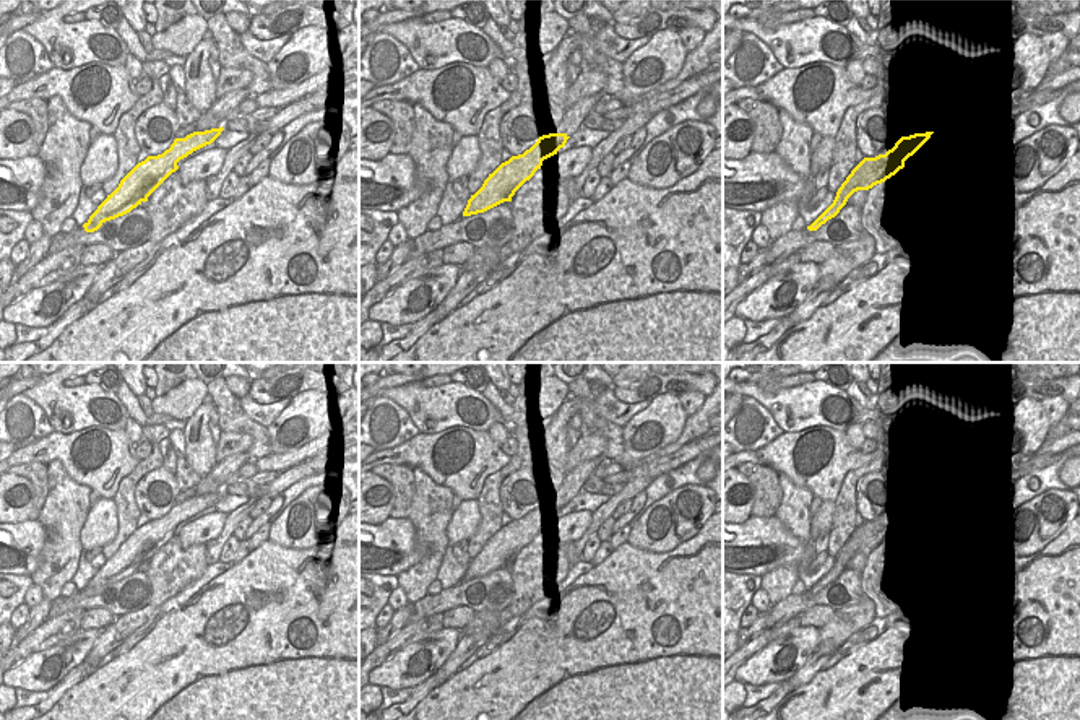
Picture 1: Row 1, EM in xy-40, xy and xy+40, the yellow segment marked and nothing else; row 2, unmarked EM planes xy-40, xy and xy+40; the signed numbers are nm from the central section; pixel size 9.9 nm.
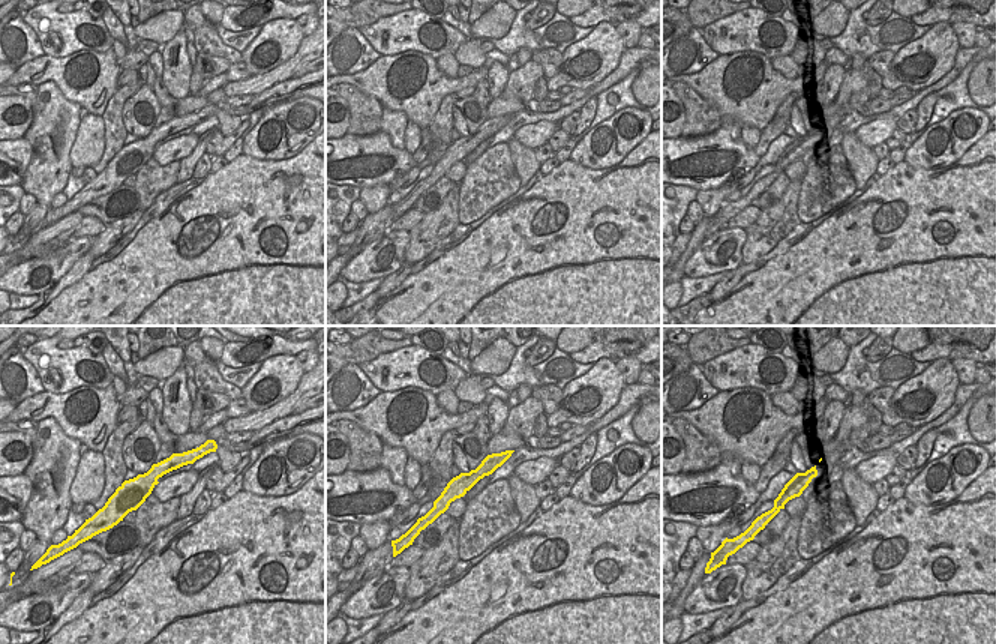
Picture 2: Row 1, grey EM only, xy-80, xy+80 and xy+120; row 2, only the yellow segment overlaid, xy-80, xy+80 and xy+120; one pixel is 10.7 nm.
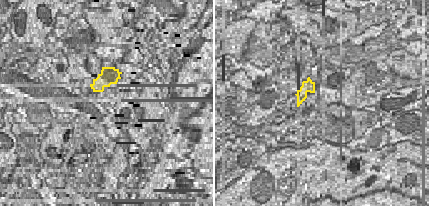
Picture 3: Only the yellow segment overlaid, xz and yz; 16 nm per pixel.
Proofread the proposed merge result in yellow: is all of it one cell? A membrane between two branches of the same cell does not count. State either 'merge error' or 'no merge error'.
merge error

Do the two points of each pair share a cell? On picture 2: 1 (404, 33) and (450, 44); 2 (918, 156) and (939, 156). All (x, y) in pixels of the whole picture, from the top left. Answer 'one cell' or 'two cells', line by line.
1: one cell
2: one cell

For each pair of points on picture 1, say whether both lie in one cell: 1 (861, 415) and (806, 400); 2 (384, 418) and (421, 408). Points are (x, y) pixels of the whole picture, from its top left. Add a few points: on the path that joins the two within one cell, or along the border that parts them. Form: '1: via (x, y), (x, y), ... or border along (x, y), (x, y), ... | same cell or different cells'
1: via (848, 413), (819, 403) | same cell
2: border along (379, 395), (392, 399), (419, 431) | different cells

